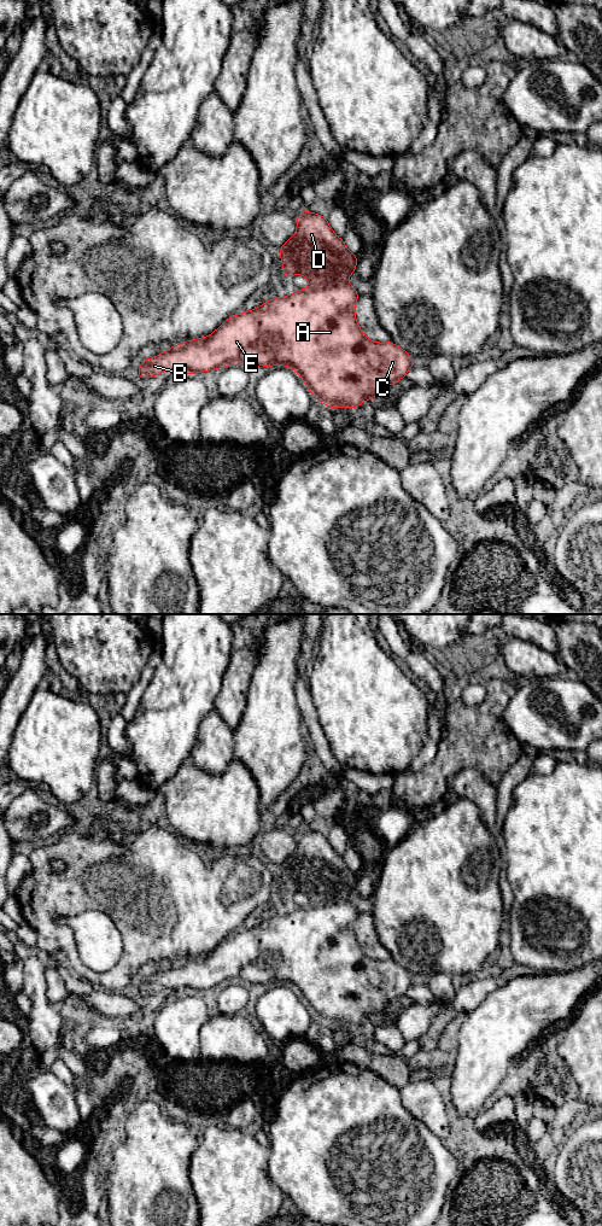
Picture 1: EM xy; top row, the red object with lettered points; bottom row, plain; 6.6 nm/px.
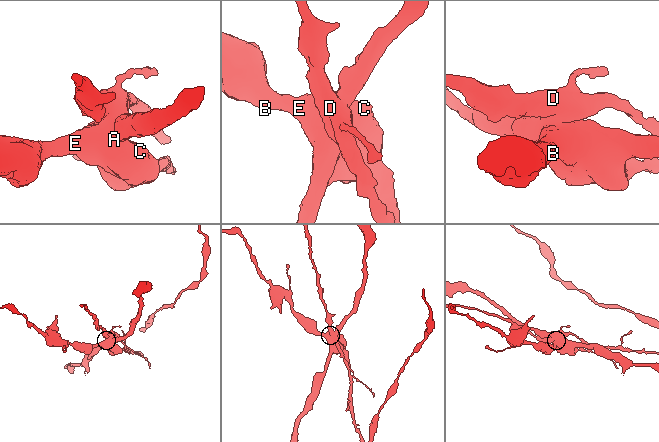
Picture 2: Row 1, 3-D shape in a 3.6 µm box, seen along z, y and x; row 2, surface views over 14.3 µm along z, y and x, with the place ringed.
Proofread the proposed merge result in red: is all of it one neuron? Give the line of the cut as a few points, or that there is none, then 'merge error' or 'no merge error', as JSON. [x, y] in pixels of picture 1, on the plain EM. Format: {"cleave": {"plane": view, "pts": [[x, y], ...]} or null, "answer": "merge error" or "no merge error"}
{"cleave": {"plane": "xy", "pts": [[346, 899], [310, 905]]}, "answer": "merge error"}

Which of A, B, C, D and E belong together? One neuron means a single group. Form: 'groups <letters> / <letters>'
groups A B C E / D

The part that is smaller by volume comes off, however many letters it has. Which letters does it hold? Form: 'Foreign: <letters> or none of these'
Foreign: D

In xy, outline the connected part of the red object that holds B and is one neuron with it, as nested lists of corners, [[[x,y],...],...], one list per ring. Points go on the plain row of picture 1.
[[[343,900],[335,904],[308,905],[286,915],[274,916],[251,929],[229,935],[208,954],[169,964],[164,971],[145,977],[138,987],[138,992],[142,997],[147,997],[159,993],[164,988],[195,992],[232,982],[241,982],[246,986],[287,983],[299,992],[314,1016],[327,1024],[345,1027],[360,1024],[364,1018],[370,1018],[373,1014],[381,1011],[388,1003],[404,997],[415,979],[392,959],[372,959],[362,951],[355,934],[358,913],[349,900]]]

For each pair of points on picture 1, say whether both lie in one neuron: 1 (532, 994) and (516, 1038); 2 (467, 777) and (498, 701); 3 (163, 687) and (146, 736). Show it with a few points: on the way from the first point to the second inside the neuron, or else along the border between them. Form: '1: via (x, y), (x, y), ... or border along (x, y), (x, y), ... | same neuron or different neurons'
1: via (527, 1005), (516, 1016), (516, 1027) | same neuron
2: border along (495, 784), (474, 769), (462, 769), (449, 787) | different neurons
3: via (163, 699), (163, 719), (158, 724) | same neuron

